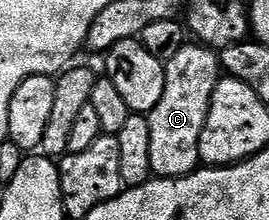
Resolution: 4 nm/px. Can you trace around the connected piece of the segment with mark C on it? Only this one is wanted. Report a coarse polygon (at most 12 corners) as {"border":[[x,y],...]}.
{"border":[[185,42],[147,114],[155,178],[201,166],[220,56]]}

